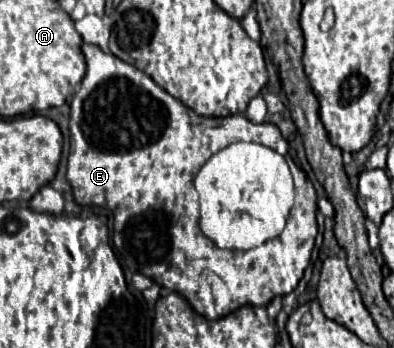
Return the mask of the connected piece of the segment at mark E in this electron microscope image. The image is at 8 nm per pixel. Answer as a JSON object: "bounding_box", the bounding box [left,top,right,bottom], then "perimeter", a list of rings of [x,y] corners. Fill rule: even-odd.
{"bounding_box":[66,44,318,320],"perimeter":[[[82,44],[82,52],[86,56],[88,70],[80,84],[80,90],[72,96],[70,102],[70,156],[66,178],[72,186],[78,204],[106,206],[114,212],[114,246],[124,266],[130,272],[142,272],[156,284],[182,294],[190,302],[190,306],[208,320],[222,318],[246,304],[266,306],[274,296],[290,294],[298,286],[306,266],[310,264],[314,238],[318,234],[318,206],[316,190],[302,172],[302,168],[298,168],[296,152],[282,138],[280,130],[268,122],[254,124],[242,114],[226,118],[198,116],[194,110],[184,106],[174,96],[170,96],[164,88],[160,88],[150,76],[146,76],[136,66],[112,54],[104,54],[100,52],[100,48],[92,44]],[[234,142],[264,144],[282,154],[290,164],[296,186],[296,200],[290,210],[284,232],[252,250],[222,250],[216,244],[212,244],[210,238],[204,236],[198,224],[198,192],[194,188],[194,176],[210,160],[212,154],[224,150]]]}

